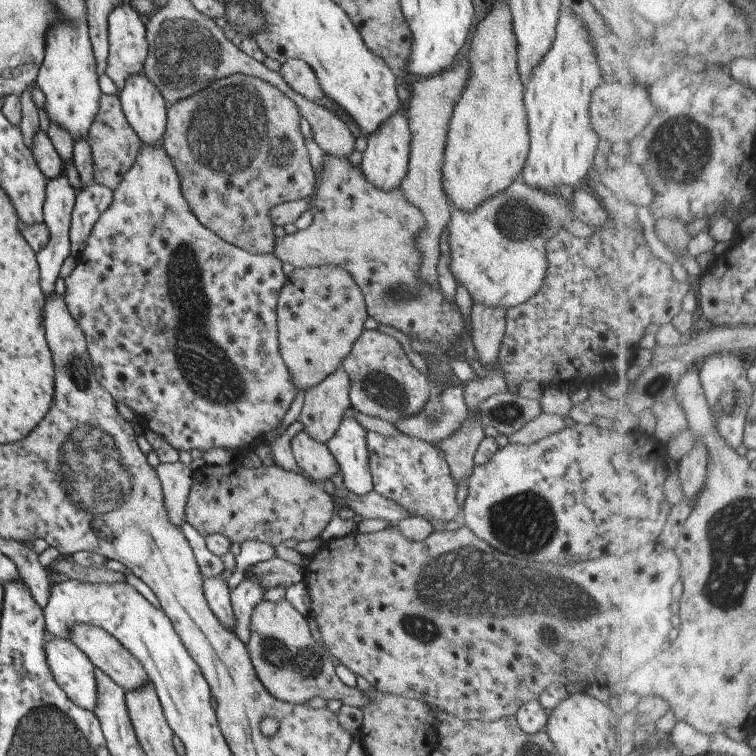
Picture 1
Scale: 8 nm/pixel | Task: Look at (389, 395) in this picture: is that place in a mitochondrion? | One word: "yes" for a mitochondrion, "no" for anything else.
yes

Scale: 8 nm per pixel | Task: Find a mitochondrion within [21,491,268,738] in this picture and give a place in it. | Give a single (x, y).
(182, 685)

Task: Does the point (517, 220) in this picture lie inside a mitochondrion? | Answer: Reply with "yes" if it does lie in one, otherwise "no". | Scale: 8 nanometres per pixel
yes

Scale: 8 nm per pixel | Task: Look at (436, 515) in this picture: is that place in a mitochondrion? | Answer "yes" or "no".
no

